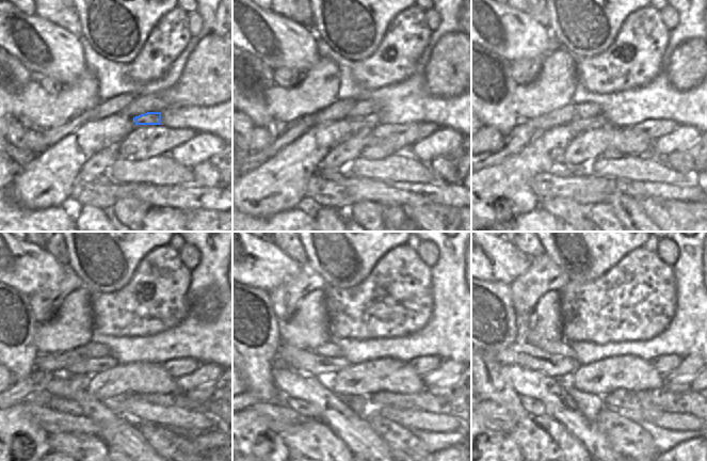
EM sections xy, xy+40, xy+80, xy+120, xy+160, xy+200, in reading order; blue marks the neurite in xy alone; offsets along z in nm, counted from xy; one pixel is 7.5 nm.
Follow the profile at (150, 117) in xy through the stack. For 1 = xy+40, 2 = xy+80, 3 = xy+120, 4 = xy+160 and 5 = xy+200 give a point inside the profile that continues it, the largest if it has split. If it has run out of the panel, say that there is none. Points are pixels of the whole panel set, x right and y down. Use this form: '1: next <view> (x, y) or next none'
1: next xy+40 (357, 124)
2: next xy+80 (578, 125)
3: next xy+120 (86, 366)
4: next xy+160 (304, 361)
5: next xy+200 (521, 353)

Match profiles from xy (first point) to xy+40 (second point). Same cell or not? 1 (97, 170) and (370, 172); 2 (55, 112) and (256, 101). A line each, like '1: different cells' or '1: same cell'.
1: different cells
2: different cells

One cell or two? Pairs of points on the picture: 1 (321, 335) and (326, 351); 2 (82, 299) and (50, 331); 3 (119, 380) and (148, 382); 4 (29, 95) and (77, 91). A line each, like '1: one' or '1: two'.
1: two
2: one
3: one
4: one

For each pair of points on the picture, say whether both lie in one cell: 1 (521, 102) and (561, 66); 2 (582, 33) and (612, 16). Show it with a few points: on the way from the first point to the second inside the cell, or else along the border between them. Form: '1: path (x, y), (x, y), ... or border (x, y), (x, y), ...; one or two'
1: path (531, 96), (551, 76); one
2: path (590, 26), (598, 17), (605, 17); one

